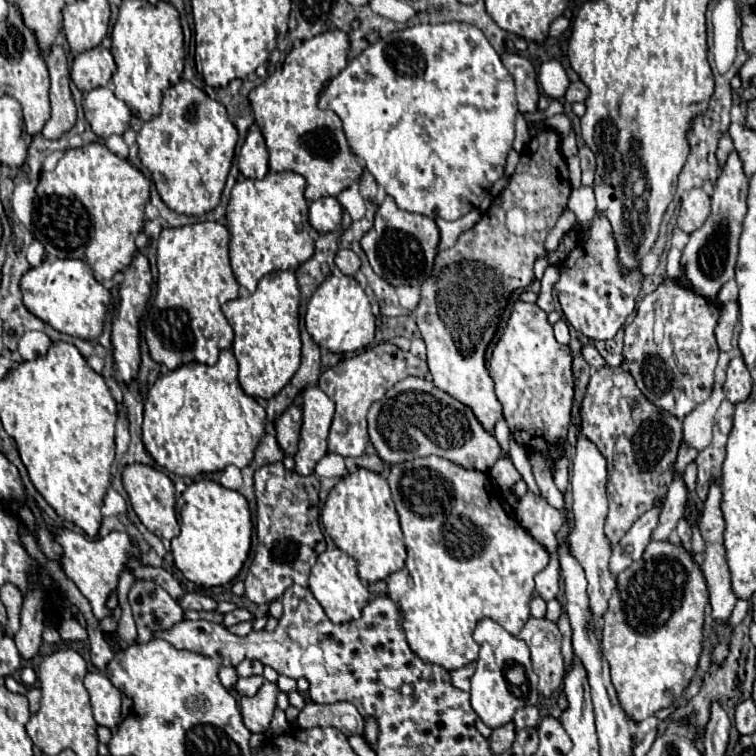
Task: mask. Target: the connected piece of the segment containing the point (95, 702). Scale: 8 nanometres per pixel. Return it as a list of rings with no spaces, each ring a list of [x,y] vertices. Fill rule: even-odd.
[[[87,673],[85,689],[91,697],[95,721],[105,727],[115,727],[121,719],[121,691],[107,679],[105,673]]]

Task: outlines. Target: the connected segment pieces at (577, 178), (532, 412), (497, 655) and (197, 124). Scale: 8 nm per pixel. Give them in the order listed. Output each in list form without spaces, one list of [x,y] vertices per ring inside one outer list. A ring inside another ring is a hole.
[[[577,155],[567,158],[567,165],[569,170],[569,181],[573,185],[573,189],[579,189],[581,185],[581,167],[580,159]]]
[[[517,301],[513,305],[507,329],[493,349],[489,375],[495,381],[495,393],[503,405],[503,415],[511,437],[527,451],[527,455],[541,455],[549,463],[551,473],[555,473],[555,461],[561,457],[571,421],[571,363],[571,349],[569,345],[557,343],[553,337],[553,327],[547,321],[547,313],[541,311],[535,303]]]
[[[481,619],[473,633],[475,641],[481,645],[477,657],[477,669],[471,677],[471,707],[479,719],[495,729],[513,719],[513,713],[523,705],[539,705],[537,675],[531,669],[529,647],[523,639],[505,631],[493,619]]]
[[[179,81],[163,93],[161,113],[143,123],[143,129],[137,133],[137,145],[139,159],[149,169],[169,209],[199,217],[219,205],[237,145],[237,129],[219,101],[209,99],[193,83]]]

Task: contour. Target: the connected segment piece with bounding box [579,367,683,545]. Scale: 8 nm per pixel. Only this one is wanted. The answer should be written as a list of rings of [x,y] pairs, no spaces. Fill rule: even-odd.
[[[601,367],[591,375],[581,401],[579,435],[597,445],[607,459],[609,515],[605,521],[605,535],[611,545],[619,543],[631,525],[651,509],[659,497],[665,497],[667,485],[673,479],[671,465],[683,441],[681,429],[681,421],[675,415],[647,401],[629,373]],[[619,375],[625,379],[623,383]]]

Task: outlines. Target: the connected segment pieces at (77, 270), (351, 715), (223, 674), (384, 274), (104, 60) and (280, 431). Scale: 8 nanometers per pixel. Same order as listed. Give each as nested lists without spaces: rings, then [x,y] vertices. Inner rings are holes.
[[[81,259],[43,261],[39,267],[29,269],[21,279],[23,305],[41,321],[49,323],[59,333],[67,333],[85,341],[93,341],[103,331],[109,291],[93,277],[91,267]]]
[[[311,701],[299,713],[295,723],[303,729],[335,727],[335,729],[343,731],[343,735],[353,735],[353,733],[363,735],[365,719],[359,715],[357,707],[347,701],[337,701],[337,703],[329,703],[329,705],[319,705],[319,703]]]
[[[223,667],[223,669],[219,671],[219,679],[221,679],[223,687],[231,689],[231,687],[237,683],[237,671],[235,671],[235,667]]]
[[[387,195],[375,213],[373,227],[363,235],[361,247],[369,259],[373,271],[393,287],[413,285],[419,287],[431,275],[437,247],[439,247],[439,227],[435,219],[403,211]]]
[[[97,45],[75,57],[71,65],[71,79],[81,91],[91,91],[95,87],[105,87],[111,81],[115,69],[117,65],[111,51],[103,45]]]
[[[291,405],[289,409],[285,409],[283,415],[275,423],[277,441],[279,441],[281,449],[289,455],[295,455],[295,451],[297,451],[301,423],[303,423],[303,407],[301,405]]]

